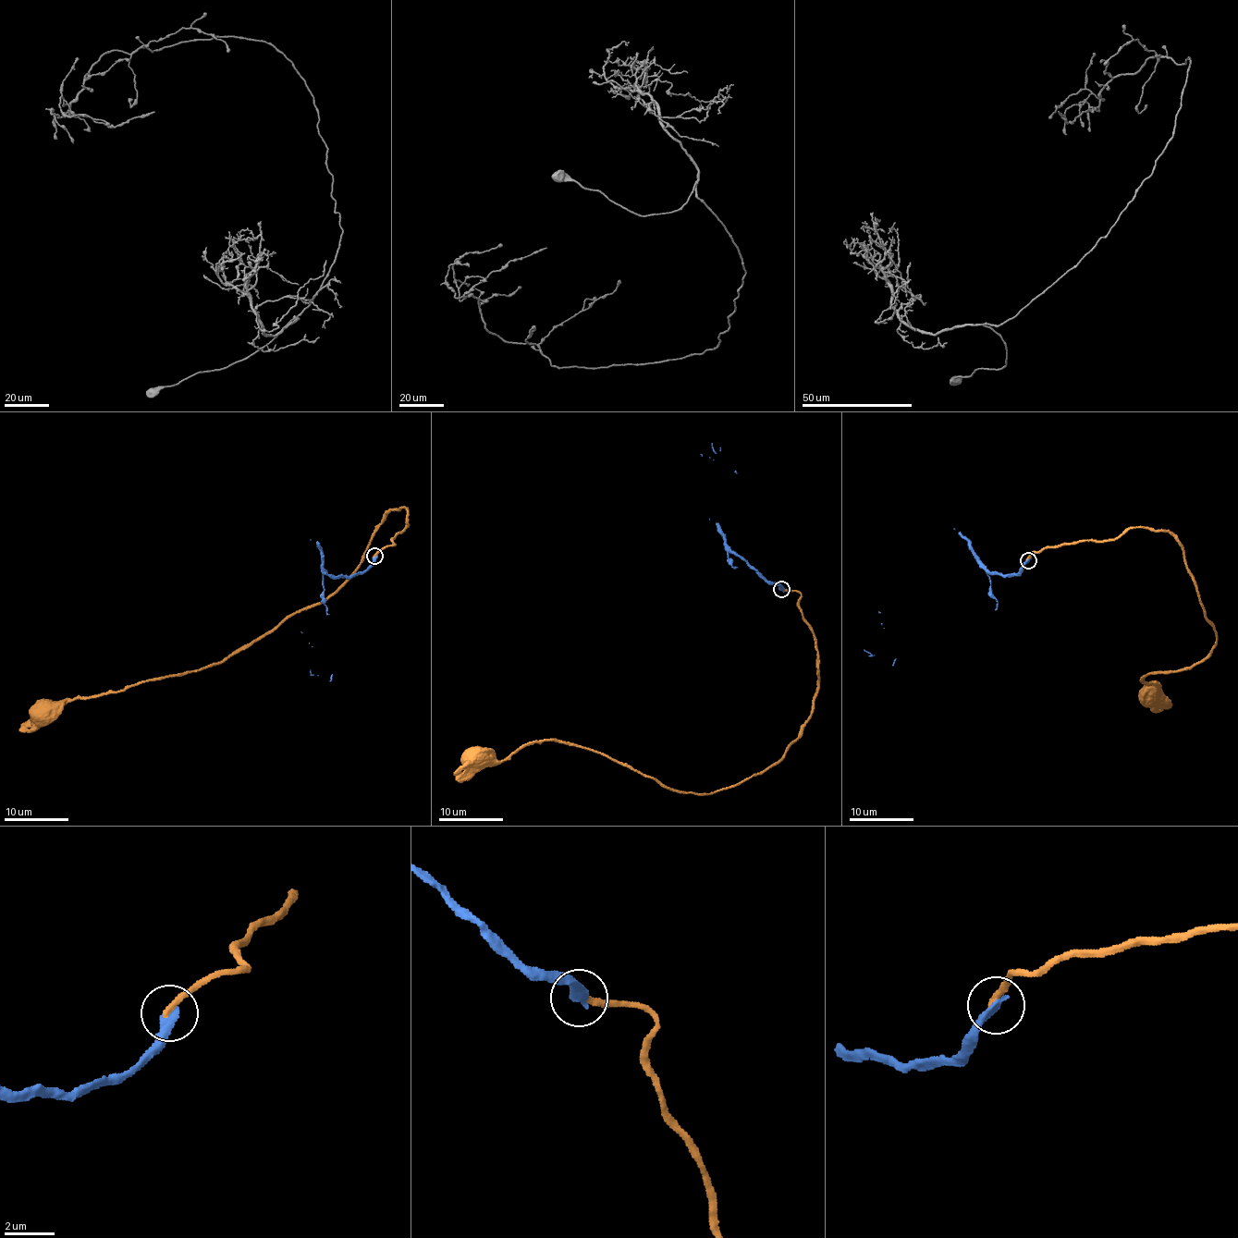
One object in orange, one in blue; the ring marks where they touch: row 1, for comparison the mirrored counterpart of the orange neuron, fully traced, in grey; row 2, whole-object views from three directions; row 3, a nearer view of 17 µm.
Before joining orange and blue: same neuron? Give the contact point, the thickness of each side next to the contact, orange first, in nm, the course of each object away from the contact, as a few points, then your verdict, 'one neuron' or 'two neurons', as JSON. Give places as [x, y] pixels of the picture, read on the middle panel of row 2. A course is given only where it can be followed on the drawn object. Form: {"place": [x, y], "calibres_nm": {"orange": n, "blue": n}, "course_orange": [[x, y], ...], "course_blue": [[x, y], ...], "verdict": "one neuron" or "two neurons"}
{"place": [781, 589], "calibres_nm": {"orange": 240, "blue": 360}, "course_orange": [[780, 588], [801, 595], [816, 696], [778, 762], [746, 780], [672, 790], [553, 740], [500, 761], [474, 754]], "course_blue": [[780, 588], [741, 558], [728, 552], [729, 560], [717, 453], [711, 443]], "verdict": "two neurons"}

